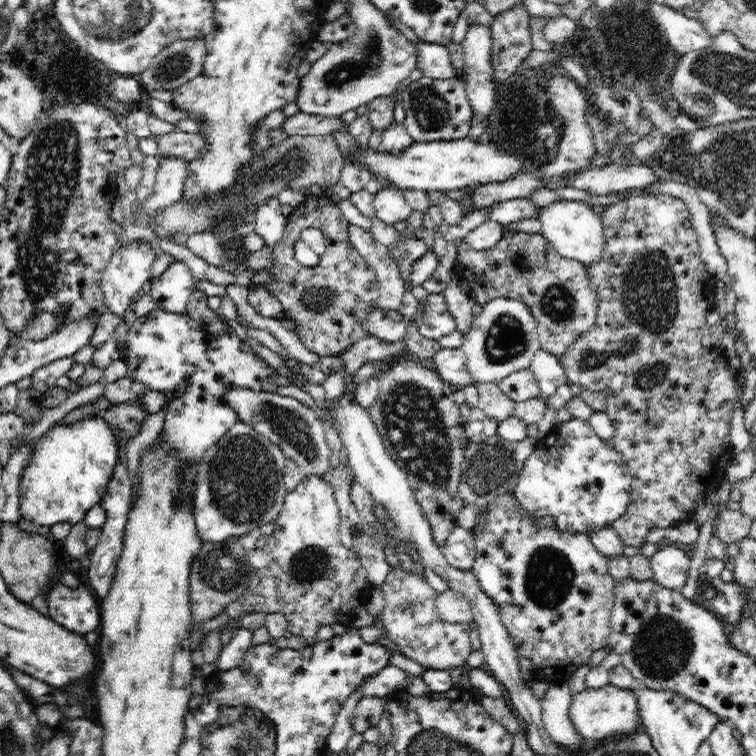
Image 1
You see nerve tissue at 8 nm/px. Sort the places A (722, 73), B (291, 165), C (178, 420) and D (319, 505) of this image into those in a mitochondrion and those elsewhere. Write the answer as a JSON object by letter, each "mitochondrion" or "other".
{"A":"mitochondrion","B":"mitochondrion","C":"other","D":"other"}

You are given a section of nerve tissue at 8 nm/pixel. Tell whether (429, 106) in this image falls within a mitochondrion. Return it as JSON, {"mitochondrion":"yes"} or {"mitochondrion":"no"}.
{"mitochondrion":"yes"}

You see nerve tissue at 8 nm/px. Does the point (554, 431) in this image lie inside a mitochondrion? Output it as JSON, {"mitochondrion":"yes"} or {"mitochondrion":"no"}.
{"mitochondrion":"no"}

